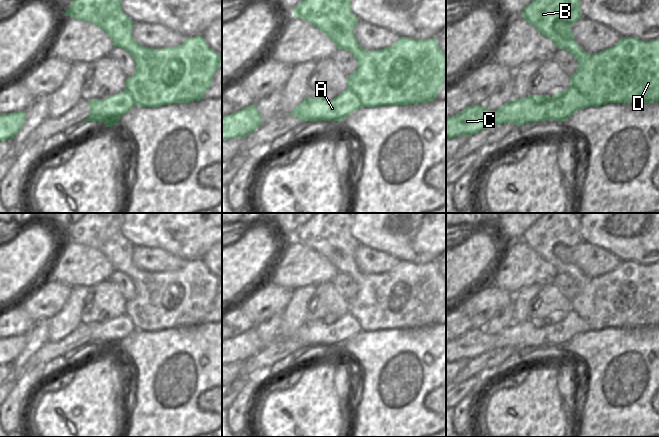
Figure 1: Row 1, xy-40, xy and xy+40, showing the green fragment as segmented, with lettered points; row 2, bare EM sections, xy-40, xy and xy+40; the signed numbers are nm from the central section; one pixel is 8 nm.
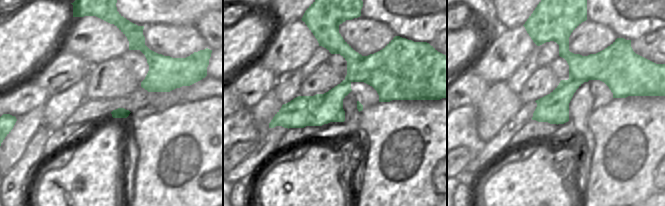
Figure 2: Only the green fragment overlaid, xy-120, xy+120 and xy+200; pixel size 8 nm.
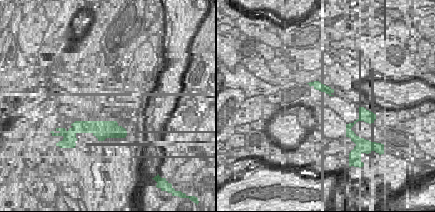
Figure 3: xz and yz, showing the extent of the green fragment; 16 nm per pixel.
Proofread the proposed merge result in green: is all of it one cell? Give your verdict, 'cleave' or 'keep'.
cleave

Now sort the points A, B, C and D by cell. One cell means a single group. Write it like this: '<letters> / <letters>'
A C / B D

